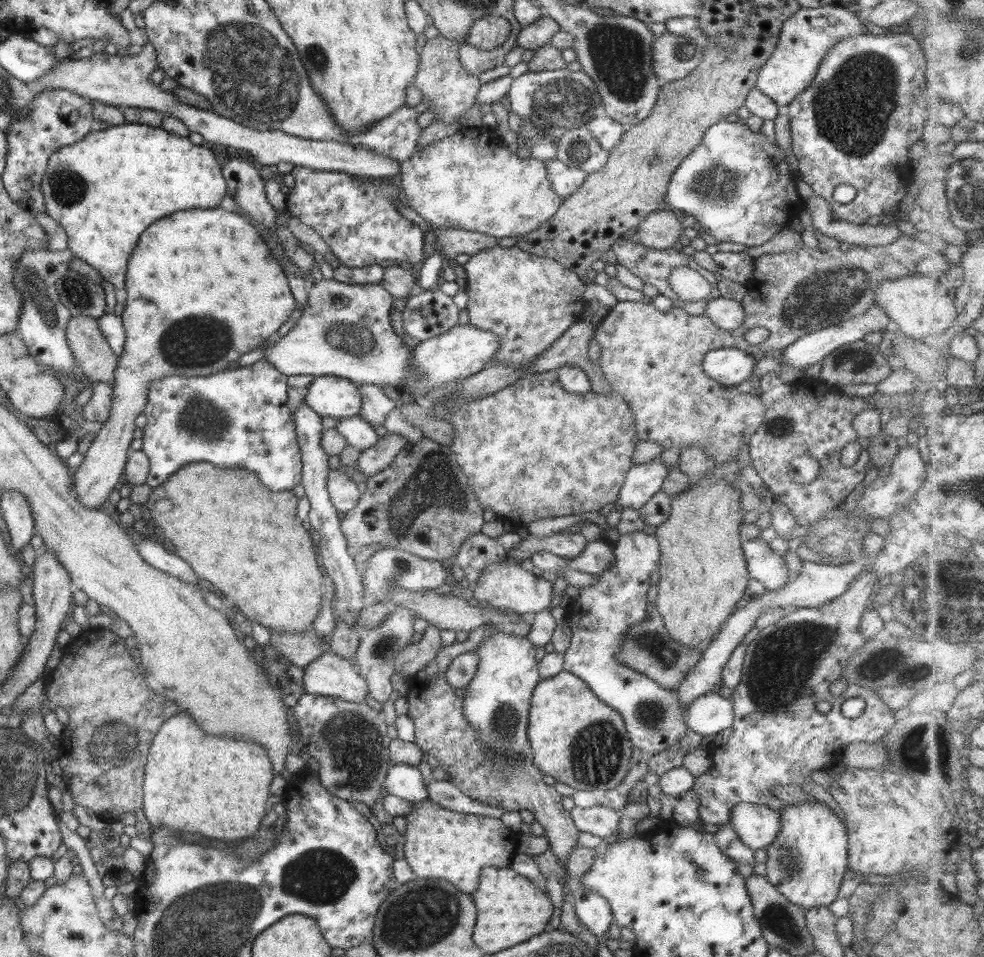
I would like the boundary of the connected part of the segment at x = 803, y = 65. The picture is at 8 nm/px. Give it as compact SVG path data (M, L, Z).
M835 5L817 8L800 7L781 26L778 43L771 56L759 69L754 88L770 98L777 106L787 106L807 84L813 80L819 60L827 54L827 48L849 36L859 36L869 31L853 11Z

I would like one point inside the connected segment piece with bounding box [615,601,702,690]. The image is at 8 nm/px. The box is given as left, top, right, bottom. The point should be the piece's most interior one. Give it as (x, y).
(648, 648)

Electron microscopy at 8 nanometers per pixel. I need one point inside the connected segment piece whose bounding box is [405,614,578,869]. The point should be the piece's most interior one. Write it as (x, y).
(440, 729)

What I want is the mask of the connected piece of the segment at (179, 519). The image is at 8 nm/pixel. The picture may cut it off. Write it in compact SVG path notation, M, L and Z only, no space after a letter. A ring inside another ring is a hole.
M195 462L183 464L179 470L171 472L161 484L151 488L146 506L150 512L152 522L161 528L164 539L167 538L173 544L174 553L179 558L185 560L191 566L194 574L197 574L199 578L211 582L210 585L215 584L223 594L229 594L233 598L234 606L243 613L243 616L246 616L252 622L261 624L261 626L264 626L270 632L300 632L305 631L305 626L309 626L317 616L317 612L319 612L321 602L319 586L321 586L323 572L319 571L317 560L314 556L314 535L306 524L302 523L297 515L295 515L297 501L298 499L293 495L292 491L271 492L271 490L267 490L255 472L249 472L244 468L219 468L207 462Z

